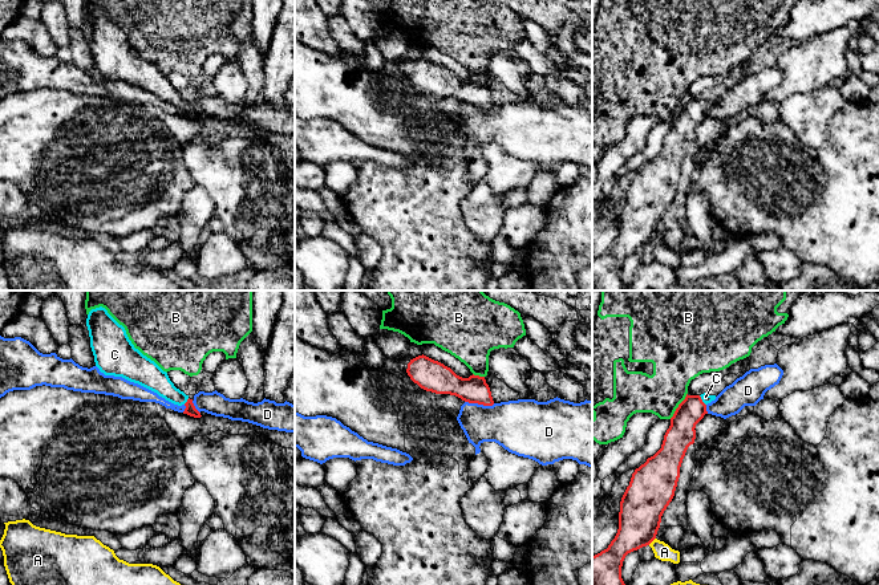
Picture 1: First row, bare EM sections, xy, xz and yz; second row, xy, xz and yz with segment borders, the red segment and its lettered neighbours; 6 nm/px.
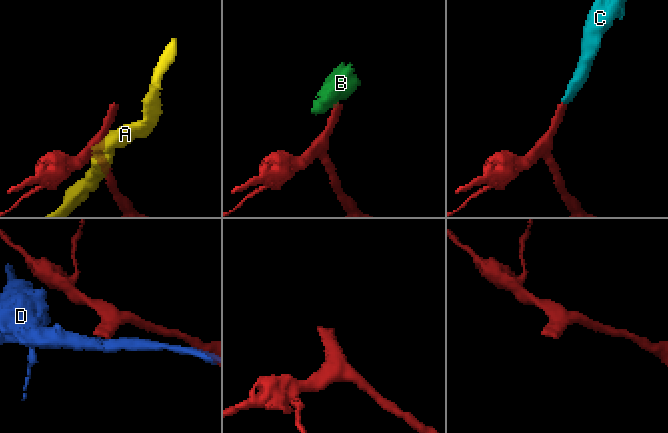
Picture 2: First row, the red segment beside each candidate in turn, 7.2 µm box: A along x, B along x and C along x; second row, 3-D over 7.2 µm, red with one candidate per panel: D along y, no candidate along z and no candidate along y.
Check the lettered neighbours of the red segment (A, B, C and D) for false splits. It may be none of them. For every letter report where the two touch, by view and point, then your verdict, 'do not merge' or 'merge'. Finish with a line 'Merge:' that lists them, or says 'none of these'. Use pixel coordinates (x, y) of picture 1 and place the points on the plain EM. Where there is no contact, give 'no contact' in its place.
A: meets red in yz at (651, 244); do not merge
B: meets red in yz at (679, 109); do not merge
C: meets red in yz at (701, 104); merge
D: meets red in xz at (479, 106); do not merge
Merge: C

